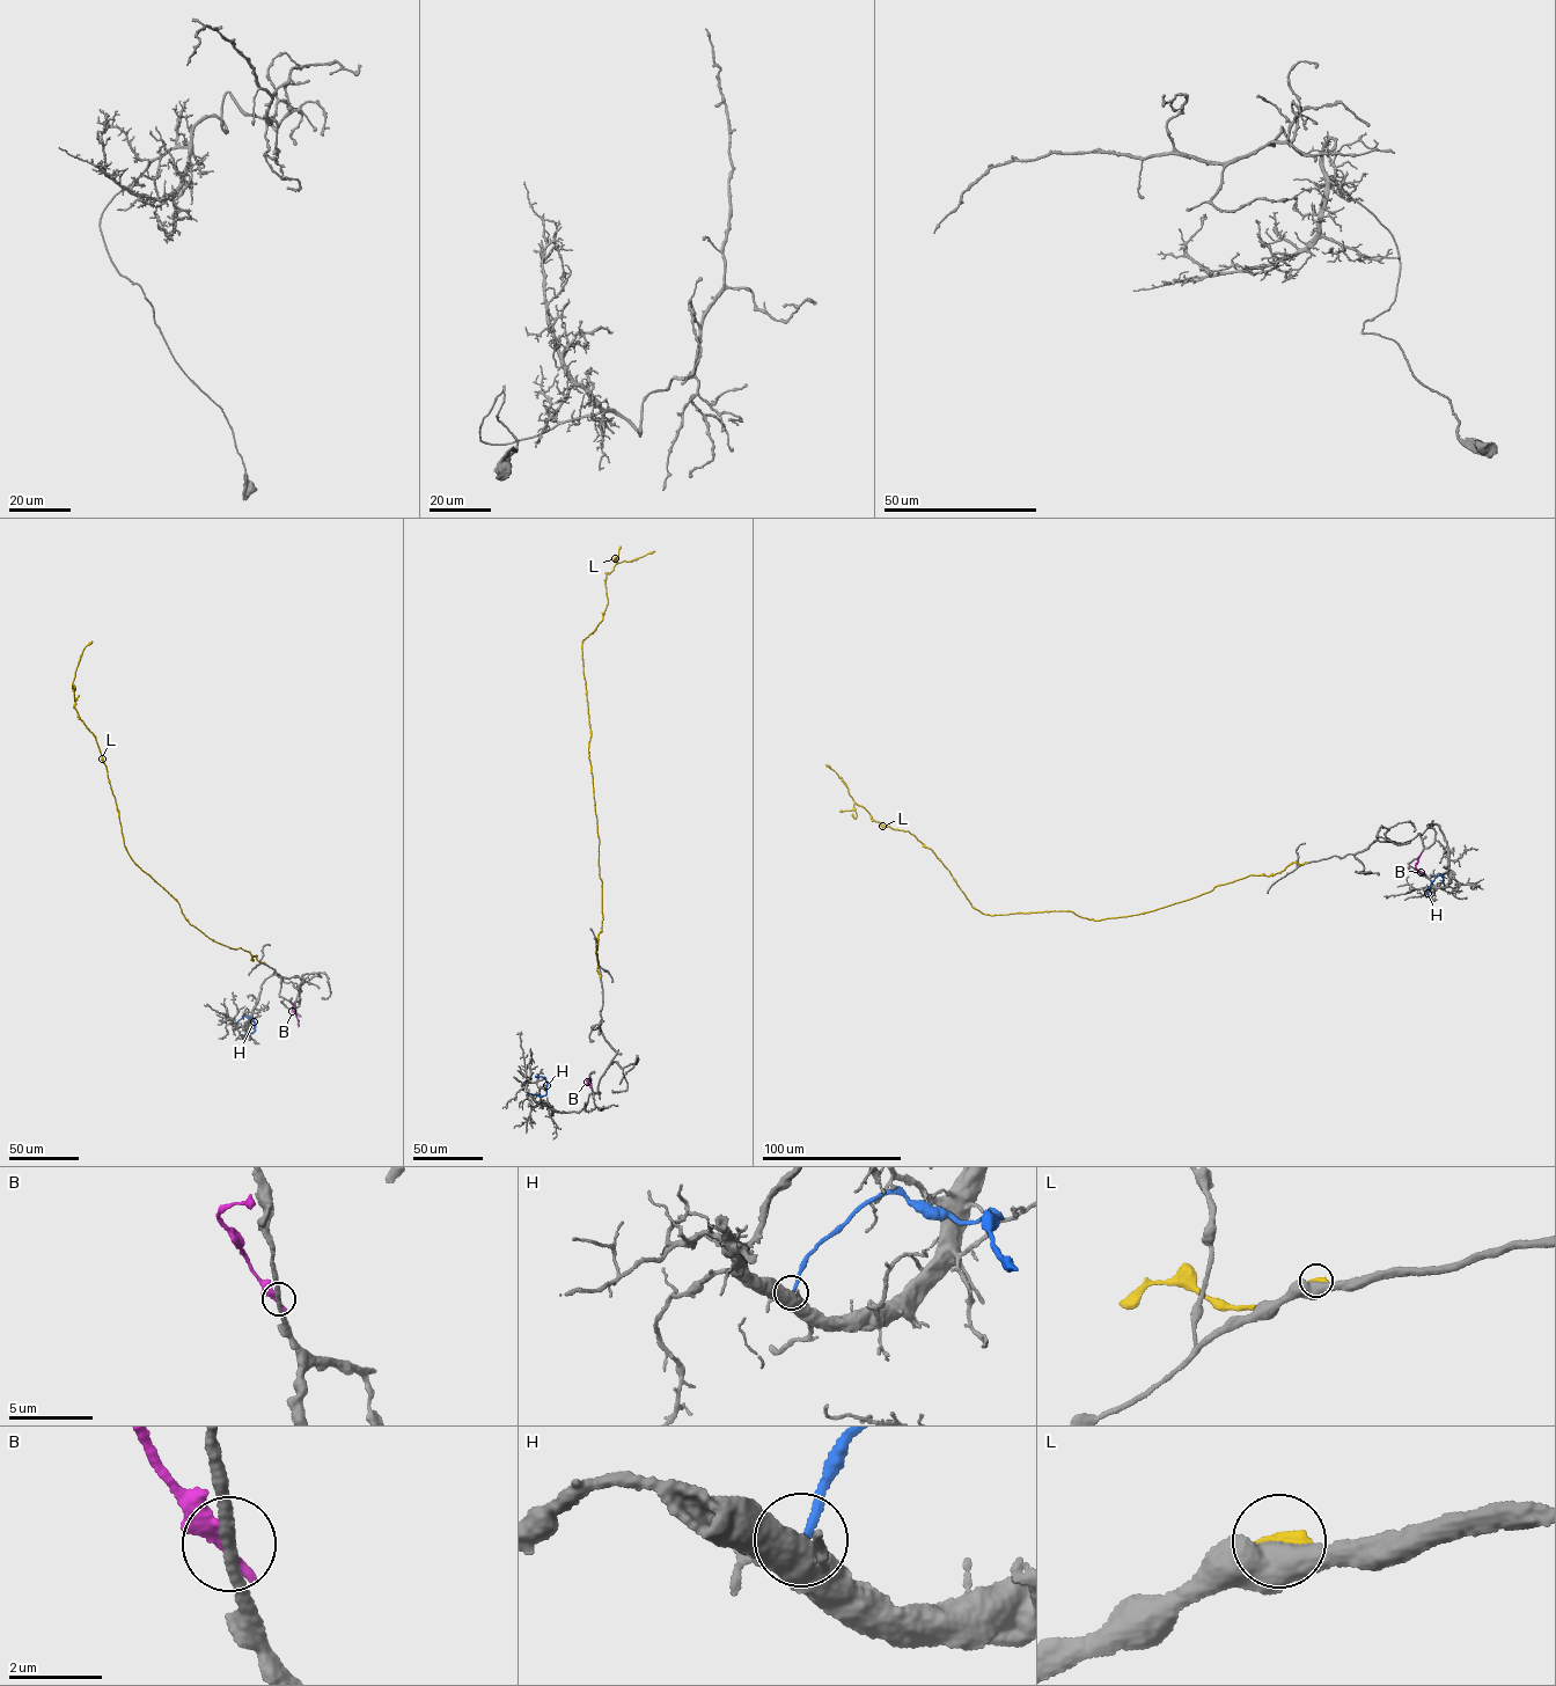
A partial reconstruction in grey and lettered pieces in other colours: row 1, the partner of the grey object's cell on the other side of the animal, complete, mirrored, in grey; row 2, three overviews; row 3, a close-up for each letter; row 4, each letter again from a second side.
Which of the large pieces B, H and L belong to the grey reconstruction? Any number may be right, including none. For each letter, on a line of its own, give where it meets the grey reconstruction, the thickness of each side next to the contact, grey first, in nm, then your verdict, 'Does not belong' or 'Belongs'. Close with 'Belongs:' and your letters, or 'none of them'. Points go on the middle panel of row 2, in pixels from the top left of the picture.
B: Touches grey at (592, 1087). Thickness 280 nm (grey) against 400 nm. Does not belong
H: Touches grey at (528, 1092). Thickness 700 nm (grey) against 160 nm. Does not belong
L: Touches grey at (600, 976). Thickness 550 nm (grey) against 320 nm. Does not belong
Belongs: none of them

